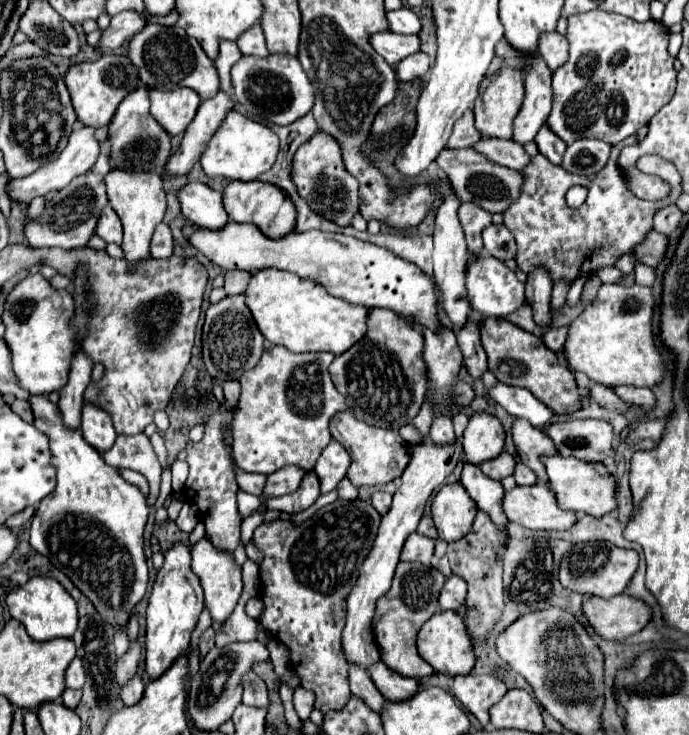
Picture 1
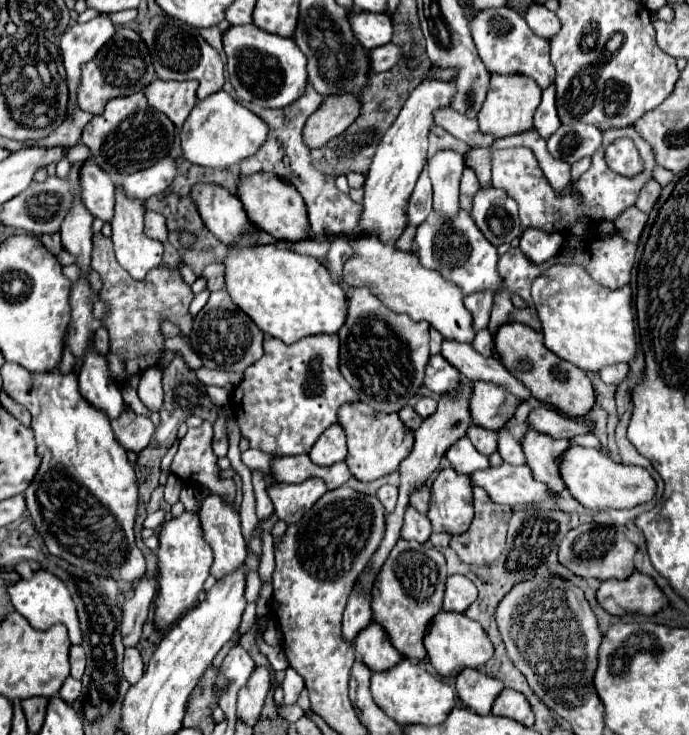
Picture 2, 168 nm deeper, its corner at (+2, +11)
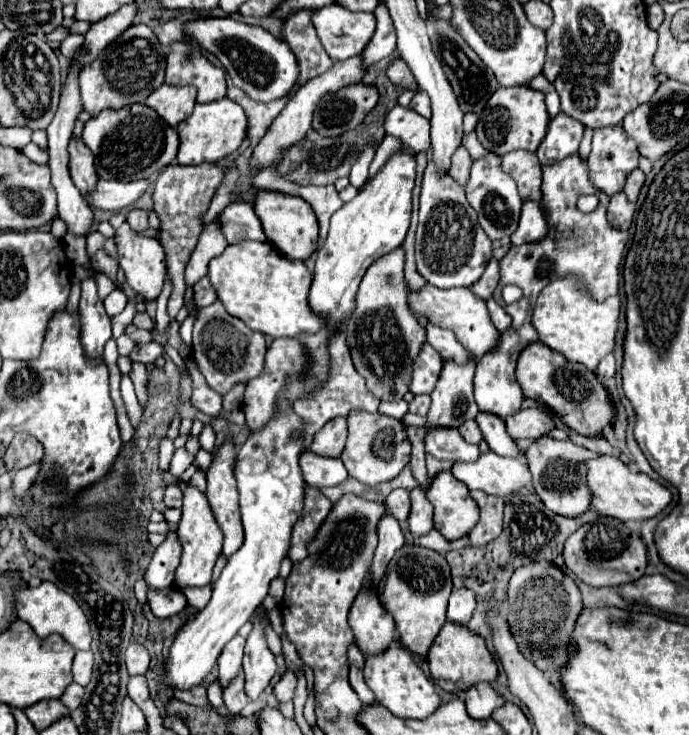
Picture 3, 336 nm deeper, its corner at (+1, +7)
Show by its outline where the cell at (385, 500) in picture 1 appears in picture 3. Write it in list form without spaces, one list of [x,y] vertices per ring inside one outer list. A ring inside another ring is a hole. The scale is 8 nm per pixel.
[[[395,489],[385,497],[385,505],[389,509],[389,513],[397,519],[397,521],[405,521],[409,515],[409,491],[405,489]]]

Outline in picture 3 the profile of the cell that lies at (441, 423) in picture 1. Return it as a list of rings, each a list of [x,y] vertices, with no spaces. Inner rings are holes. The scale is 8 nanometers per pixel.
[[[415,395],[415,399],[409,403],[409,411],[417,413],[417,415],[427,415],[429,413],[429,405],[431,405],[431,397],[429,395]]]

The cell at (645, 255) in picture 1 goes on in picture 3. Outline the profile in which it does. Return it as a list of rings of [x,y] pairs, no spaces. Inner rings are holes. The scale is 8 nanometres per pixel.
[[[617,193],[611,197],[609,209],[607,209],[609,223],[619,231],[629,231],[635,219],[635,205],[625,197],[625,193]]]

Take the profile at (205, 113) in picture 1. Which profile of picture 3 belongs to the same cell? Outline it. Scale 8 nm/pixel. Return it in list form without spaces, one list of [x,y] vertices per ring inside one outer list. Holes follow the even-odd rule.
[[[101,179],[95,193],[87,199],[91,207],[109,209],[109,211],[123,211],[129,205],[133,205],[149,187],[147,179],[141,181],[105,181]]]

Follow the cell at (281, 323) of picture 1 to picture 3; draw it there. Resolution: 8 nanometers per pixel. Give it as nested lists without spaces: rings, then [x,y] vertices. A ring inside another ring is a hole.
[[[267,241],[227,245],[223,255],[209,263],[209,279],[225,309],[253,331],[269,337],[299,337],[301,333],[317,333],[327,325],[323,315],[309,309],[307,297],[313,273],[303,261],[285,257]]]

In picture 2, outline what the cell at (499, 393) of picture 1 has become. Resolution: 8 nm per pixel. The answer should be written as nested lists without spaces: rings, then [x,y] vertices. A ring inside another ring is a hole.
[[[444,339],[442,357],[470,381],[492,381],[496,385],[502,385],[512,395],[516,395],[520,401],[530,397],[530,391],[516,377],[512,377],[504,365],[500,365],[492,357],[480,355],[470,343],[458,343],[452,339]]]

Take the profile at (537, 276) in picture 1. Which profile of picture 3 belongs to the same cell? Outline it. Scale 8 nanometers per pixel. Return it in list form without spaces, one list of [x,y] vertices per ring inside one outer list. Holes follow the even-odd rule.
[[[525,201],[521,209],[521,221],[517,231],[511,237],[513,245],[523,245],[523,243],[539,243],[545,239],[549,227],[545,221],[545,215],[539,205],[533,205],[533,201]]]

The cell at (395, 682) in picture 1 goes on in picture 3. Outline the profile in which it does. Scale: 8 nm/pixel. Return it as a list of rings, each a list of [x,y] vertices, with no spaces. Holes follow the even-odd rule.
[[[361,589],[349,611],[349,625],[363,655],[381,655],[395,641],[393,617],[381,607],[377,593],[369,597],[369,593]]]

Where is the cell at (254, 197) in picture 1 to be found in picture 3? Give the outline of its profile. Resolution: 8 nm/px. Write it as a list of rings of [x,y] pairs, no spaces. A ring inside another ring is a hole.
[[[259,189],[253,207],[257,217],[261,219],[269,243],[277,245],[277,249],[281,249],[281,253],[285,253],[289,259],[305,261],[317,249],[317,219],[313,217],[313,209],[309,209],[309,205],[305,205],[305,201],[301,201],[299,197],[271,189]]]

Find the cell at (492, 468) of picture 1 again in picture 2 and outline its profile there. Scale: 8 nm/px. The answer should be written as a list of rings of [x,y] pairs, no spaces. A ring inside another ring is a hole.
[[[470,425],[470,429],[468,429],[468,439],[472,441],[472,445],[480,451],[480,453],[484,453],[484,455],[490,455],[490,453],[494,453],[498,447],[496,447],[496,441],[498,441],[498,437],[496,437],[496,433],[494,431],[488,431],[488,429],[480,429],[478,425]]]

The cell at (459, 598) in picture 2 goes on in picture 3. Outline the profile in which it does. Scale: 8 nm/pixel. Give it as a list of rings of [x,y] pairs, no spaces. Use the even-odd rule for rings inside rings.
[[[467,587],[453,589],[449,597],[449,607],[447,607],[447,621],[457,625],[467,625],[475,611],[475,605],[477,605],[477,599],[471,589]]]

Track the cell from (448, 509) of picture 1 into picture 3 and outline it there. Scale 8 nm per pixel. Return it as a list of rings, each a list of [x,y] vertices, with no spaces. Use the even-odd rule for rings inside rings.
[[[443,471],[431,481],[427,499],[435,509],[435,529],[445,539],[453,541],[465,537],[479,521],[477,503],[471,499],[469,489],[455,479],[451,471]]]

